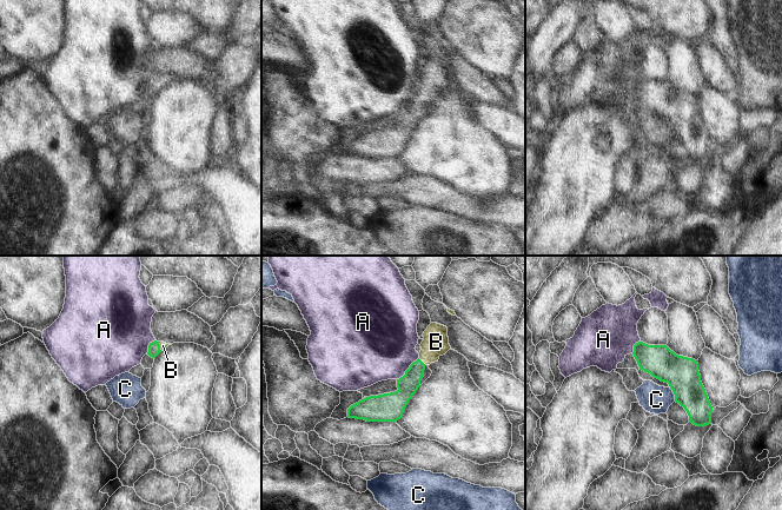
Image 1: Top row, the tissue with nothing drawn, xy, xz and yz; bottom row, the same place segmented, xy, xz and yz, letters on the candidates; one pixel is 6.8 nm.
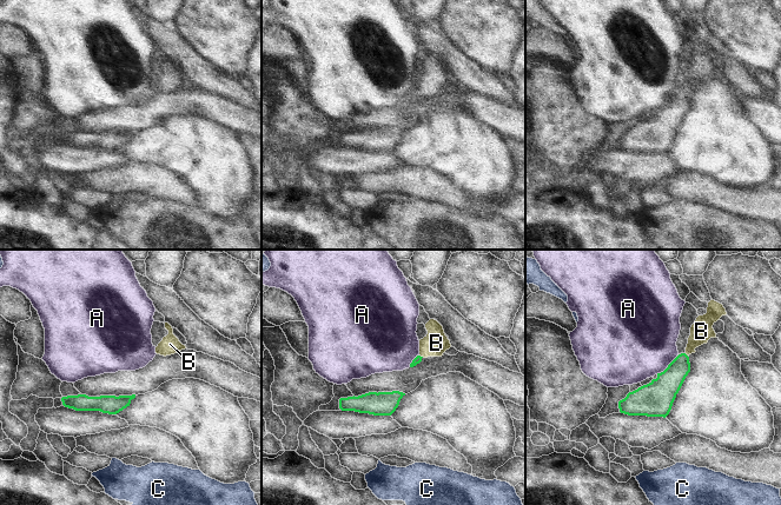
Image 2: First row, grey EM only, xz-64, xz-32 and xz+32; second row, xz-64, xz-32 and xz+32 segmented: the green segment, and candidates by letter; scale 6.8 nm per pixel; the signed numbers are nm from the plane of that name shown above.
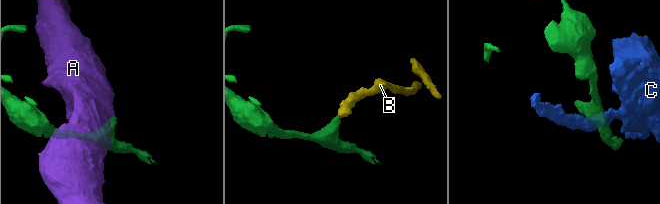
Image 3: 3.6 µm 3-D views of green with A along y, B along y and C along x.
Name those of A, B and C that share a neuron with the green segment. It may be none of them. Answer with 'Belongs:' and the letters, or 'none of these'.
Belongs: B

